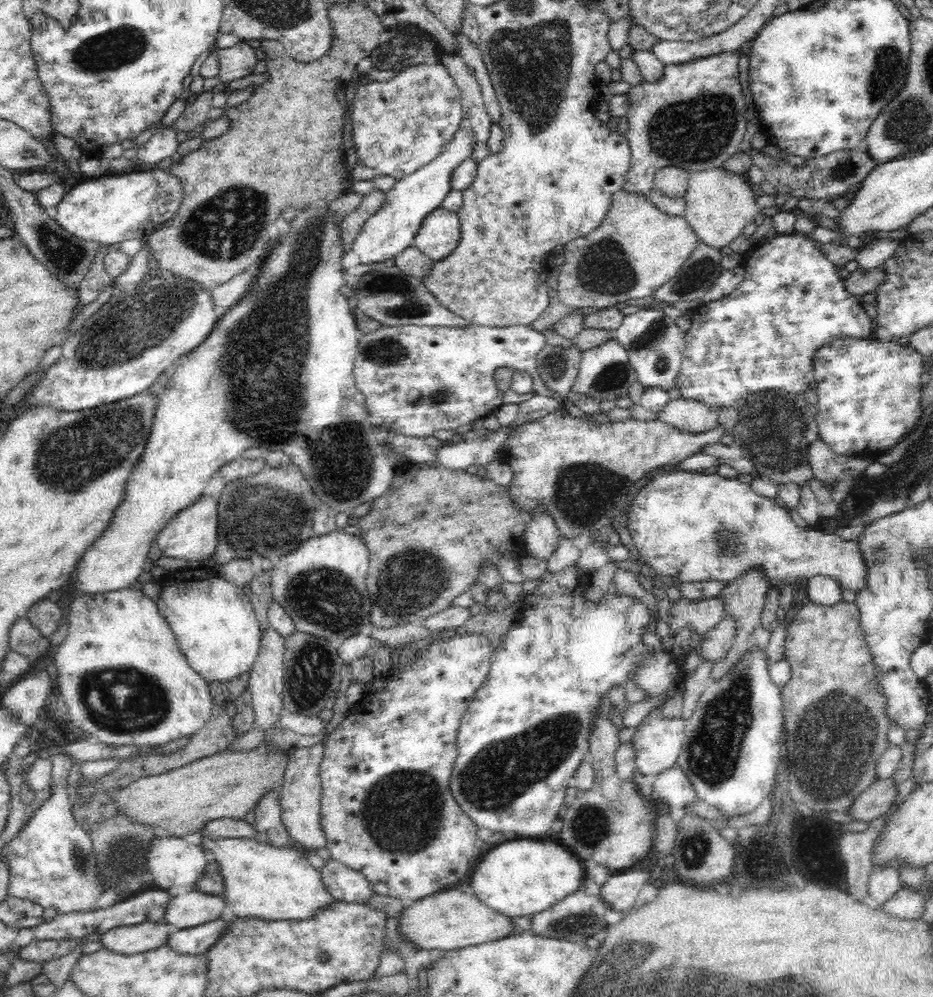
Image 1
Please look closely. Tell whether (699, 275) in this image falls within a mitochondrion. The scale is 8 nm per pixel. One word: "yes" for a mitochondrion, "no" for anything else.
yes

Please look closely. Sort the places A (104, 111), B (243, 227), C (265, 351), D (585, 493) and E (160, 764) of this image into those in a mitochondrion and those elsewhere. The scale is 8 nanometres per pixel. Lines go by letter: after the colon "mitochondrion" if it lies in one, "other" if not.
A: other
B: mitochondrion
C: mitochondrion
D: mitochondrion
E: other

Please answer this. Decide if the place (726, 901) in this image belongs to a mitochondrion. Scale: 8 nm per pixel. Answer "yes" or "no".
no

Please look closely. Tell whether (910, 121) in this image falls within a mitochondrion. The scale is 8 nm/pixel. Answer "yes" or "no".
yes

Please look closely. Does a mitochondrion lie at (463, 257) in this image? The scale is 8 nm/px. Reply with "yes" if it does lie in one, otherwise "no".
no

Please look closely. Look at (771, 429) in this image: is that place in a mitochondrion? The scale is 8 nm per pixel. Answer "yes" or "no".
yes

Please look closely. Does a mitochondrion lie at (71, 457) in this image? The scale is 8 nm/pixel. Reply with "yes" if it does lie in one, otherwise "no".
yes

